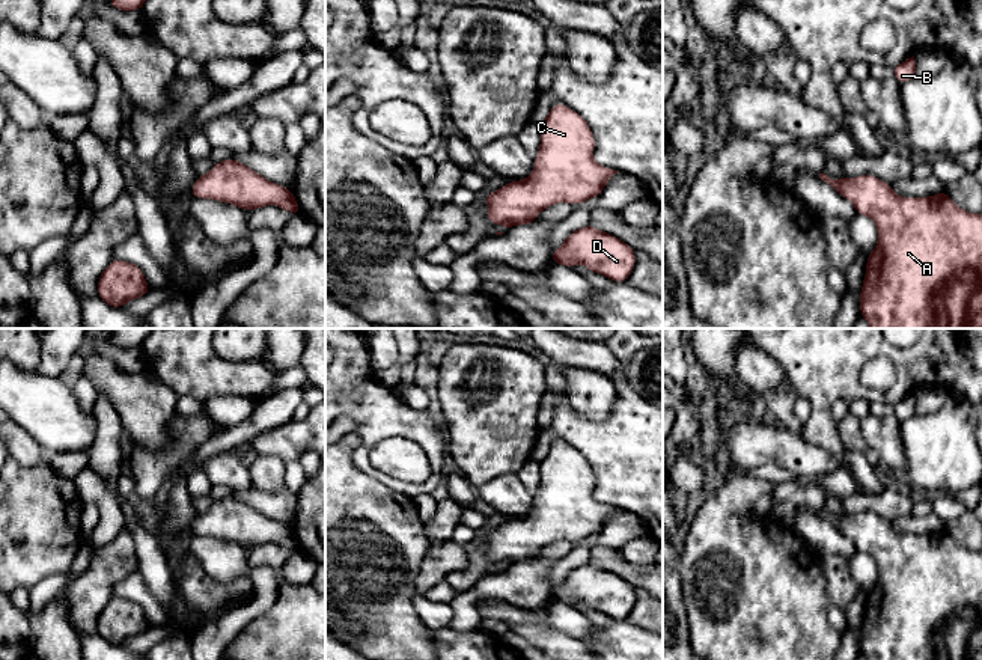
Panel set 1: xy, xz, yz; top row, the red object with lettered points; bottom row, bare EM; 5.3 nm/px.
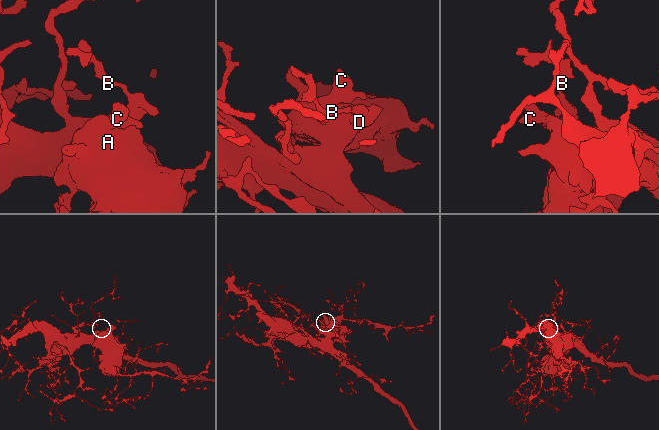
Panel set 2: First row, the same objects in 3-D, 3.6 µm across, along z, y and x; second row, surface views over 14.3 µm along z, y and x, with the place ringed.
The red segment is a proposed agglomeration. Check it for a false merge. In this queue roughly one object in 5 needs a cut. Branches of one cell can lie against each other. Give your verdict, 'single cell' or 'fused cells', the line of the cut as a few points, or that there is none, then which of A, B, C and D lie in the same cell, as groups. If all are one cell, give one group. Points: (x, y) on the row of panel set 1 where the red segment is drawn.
single cell | no cut | A B C D

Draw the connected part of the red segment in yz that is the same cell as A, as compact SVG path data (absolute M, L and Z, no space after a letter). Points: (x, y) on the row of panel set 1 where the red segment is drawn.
M819 173L819 178L849 199L857 214L875 222L878 243L868 255L860 289L860 315L871 328L982 328L982 212L959 208L944 190L934 196L899 197L892 184L874 175L833 179Z

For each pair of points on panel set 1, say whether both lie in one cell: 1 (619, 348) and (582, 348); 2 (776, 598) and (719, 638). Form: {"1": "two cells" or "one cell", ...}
{"1": "two cells", "2": "one cell"}

